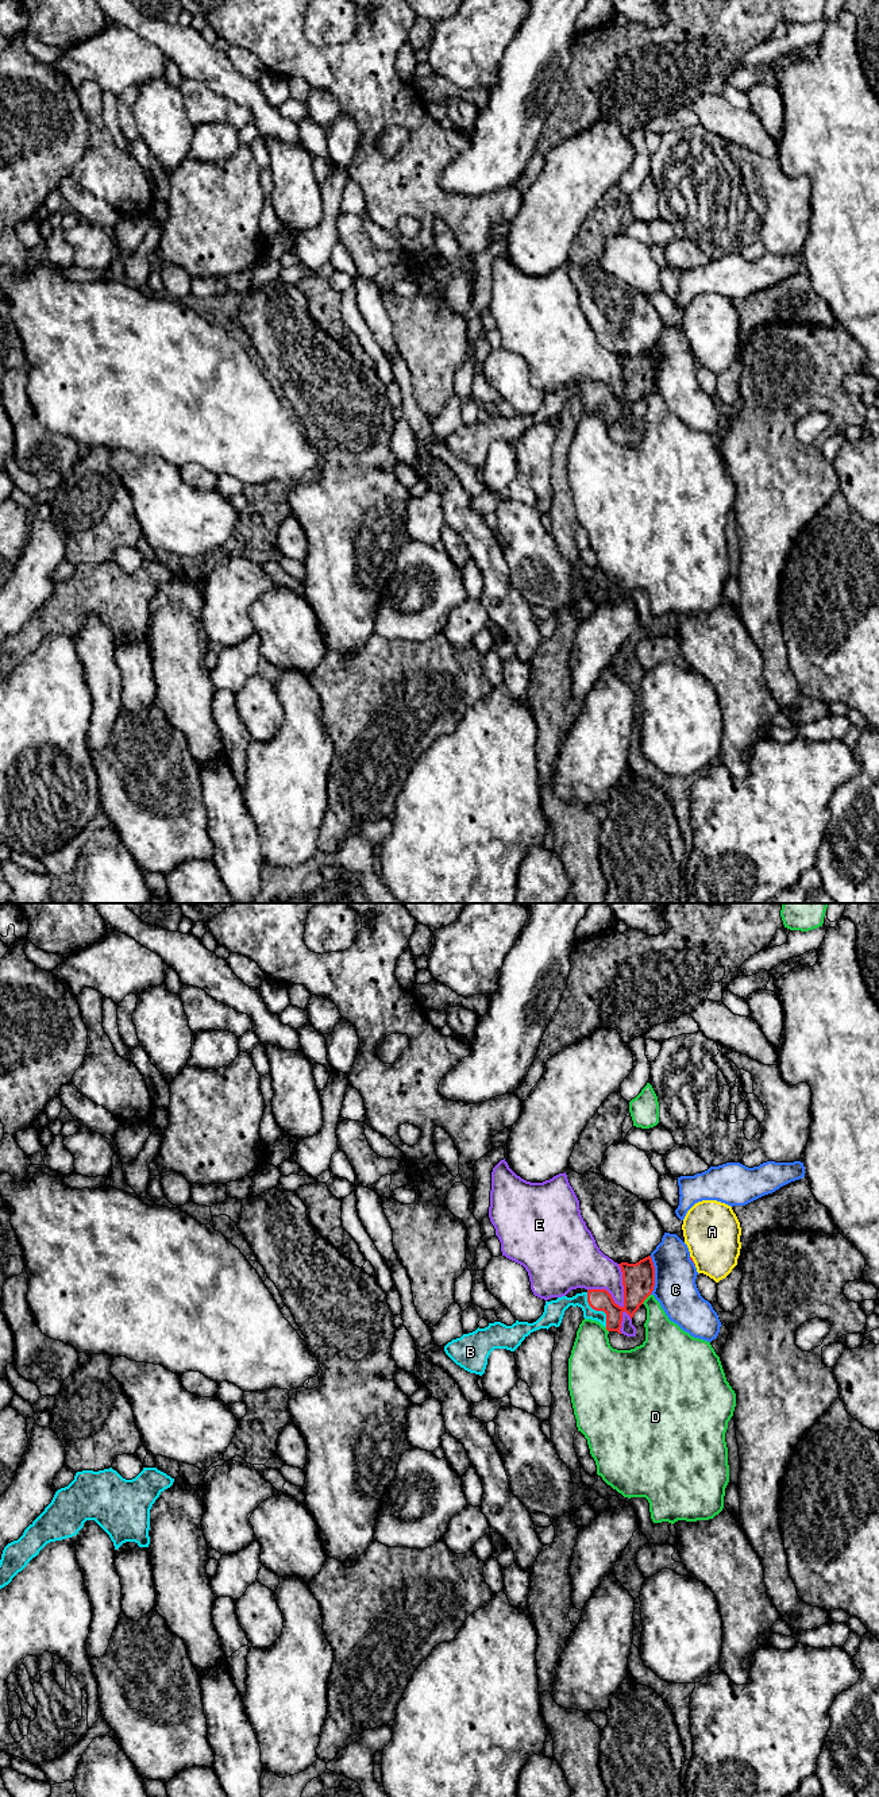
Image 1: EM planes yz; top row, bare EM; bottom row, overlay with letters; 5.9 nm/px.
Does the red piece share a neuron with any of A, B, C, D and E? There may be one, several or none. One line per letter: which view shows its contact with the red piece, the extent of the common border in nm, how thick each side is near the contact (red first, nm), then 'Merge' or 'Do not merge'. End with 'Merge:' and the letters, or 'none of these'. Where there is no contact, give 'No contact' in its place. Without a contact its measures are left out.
A: Touches red in yz. Shared border 70 nm. Thickness 20 nm (red) against 340 nm. Do not merge
B: Touches red in yz. Shared border 240 nm. Thickness 140 nm (red) against 110 nm. Merge
C: Touches red in yz. Shared border 240 nm. Thickness 190 nm (red) against 240 nm. Do not merge
D: Touches red in yz. Shared border 80 nm. Thickness 190 nm (red) against 200 nm. Do not merge
E: Touches red in yz. Shared border 260 nm. Thickness 190 nm (red) against 200 nm. Do not merge
Merge: B

